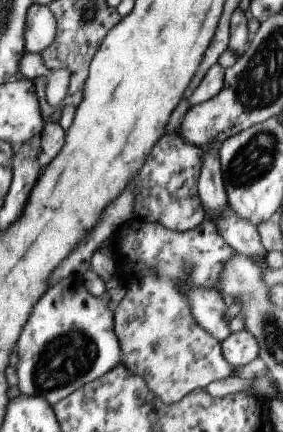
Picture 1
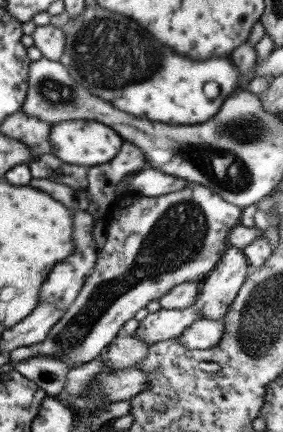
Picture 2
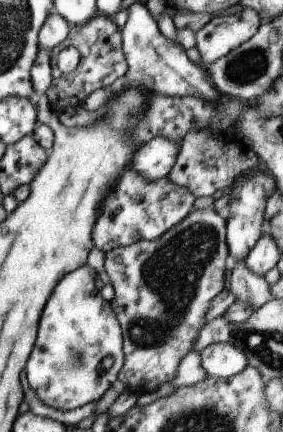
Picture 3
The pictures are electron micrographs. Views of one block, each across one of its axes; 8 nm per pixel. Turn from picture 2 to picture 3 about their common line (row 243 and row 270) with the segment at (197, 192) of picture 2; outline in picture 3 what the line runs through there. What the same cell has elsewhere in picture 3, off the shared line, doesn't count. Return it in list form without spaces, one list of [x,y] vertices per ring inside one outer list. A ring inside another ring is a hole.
[[[213,208],[193,210],[181,224],[173,226],[153,242],[139,240],[105,252],[103,266],[115,290],[111,306],[123,336],[123,368],[117,374],[119,388],[127,388],[137,396],[153,392],[163,382],[171,382],[177,374],[179,362],[195,350],[195,340],[203,326],[207,326],[207,308],[211,306],[211,300],[227,288],[227,222]]]

